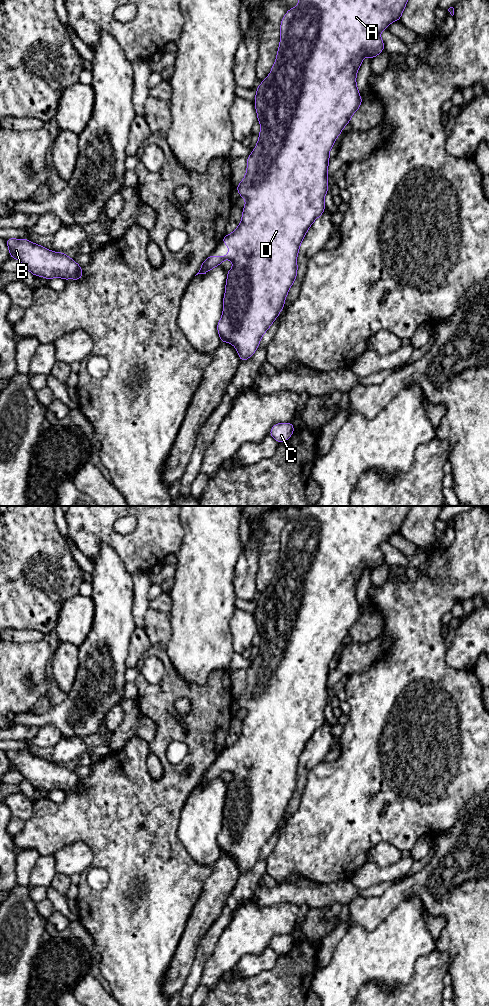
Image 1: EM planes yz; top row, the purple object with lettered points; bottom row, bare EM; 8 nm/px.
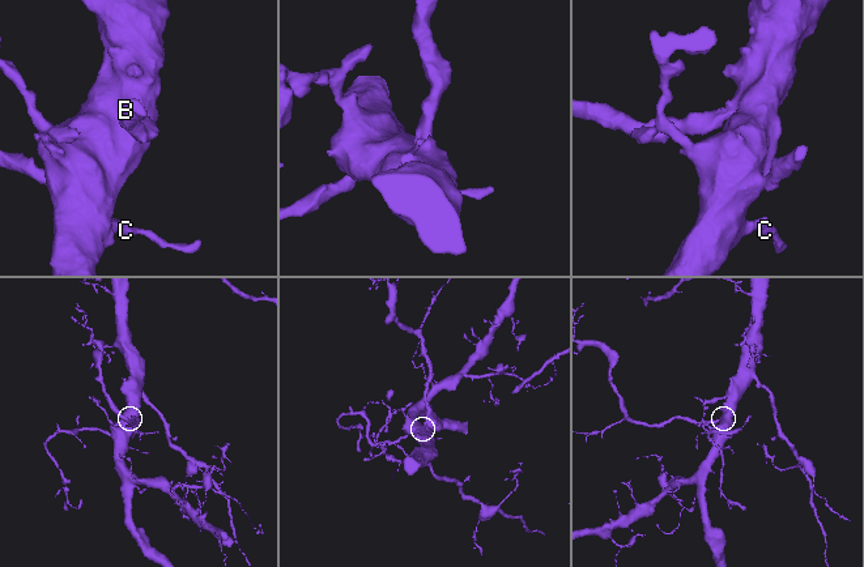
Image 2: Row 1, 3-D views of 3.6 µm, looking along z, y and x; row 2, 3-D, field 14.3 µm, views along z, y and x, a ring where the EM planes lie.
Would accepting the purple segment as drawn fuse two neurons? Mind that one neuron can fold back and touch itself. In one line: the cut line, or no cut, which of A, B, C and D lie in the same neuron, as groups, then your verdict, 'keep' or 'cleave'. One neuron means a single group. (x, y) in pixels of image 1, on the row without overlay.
no cut | A B C D | keep

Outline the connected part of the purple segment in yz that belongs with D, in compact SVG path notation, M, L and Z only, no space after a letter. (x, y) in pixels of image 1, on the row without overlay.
M299 506L298 517L289 521L281 532L280 556L276 573L272 578L270 586L256 601L254 616L258 634L261 637L261 642L258 646L259 651L253 664L247 669L245 689L241 695L235 699L240 709L246 712L241 734L230 747L225 747L221 752L229 759L229 765L225 768L207 769L202 775L199 784L196 786L206 786L214 779L221 777L224 772L230 771L233 774L233 780L227 783L225 807L223 810L223 826L217 836L217 843L220 848L220 854L231 855L236 860L240 874L249 871L254 866L262 848L273 836L274 832L278 830L284 819L289 801L294 796L294 792L297 789L297 767L300 756L313 734L325 723L324 710L328 704L329 664L343 640L350 634L352 627L359 621L363 614L356 597L357 583L361 579L365 568L368 568L372 572L384 562L385 558L380 549L380 544L387 541L392 534L400 533L410 508L411 506Z

